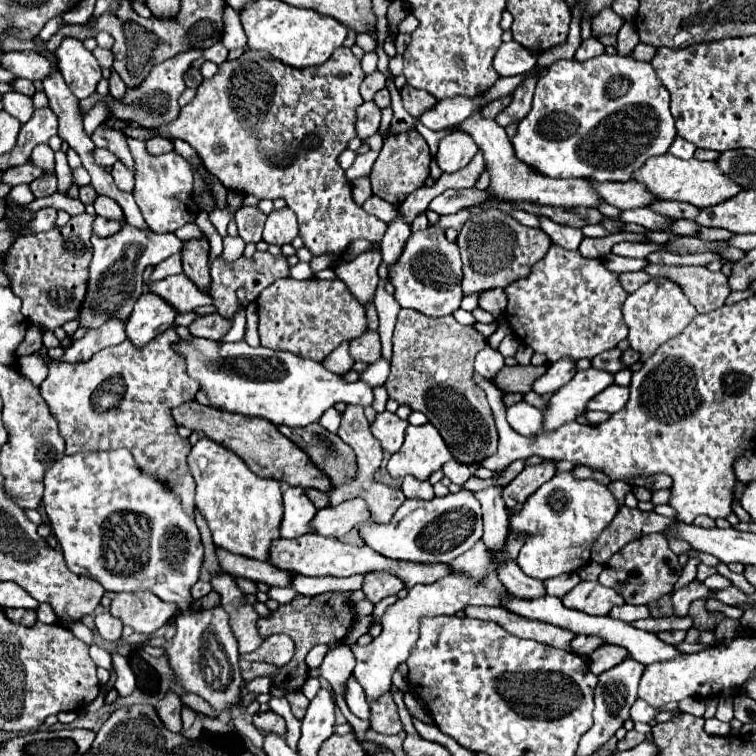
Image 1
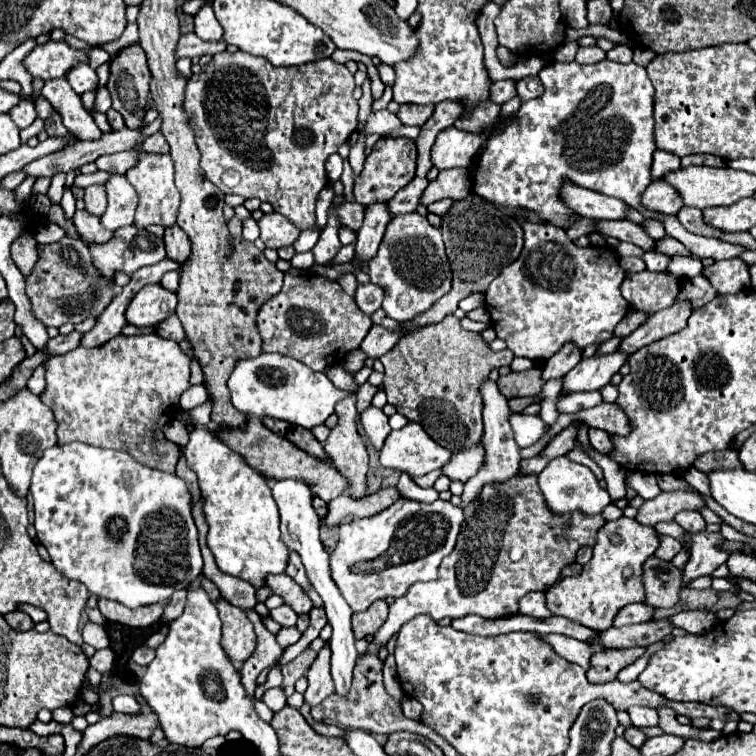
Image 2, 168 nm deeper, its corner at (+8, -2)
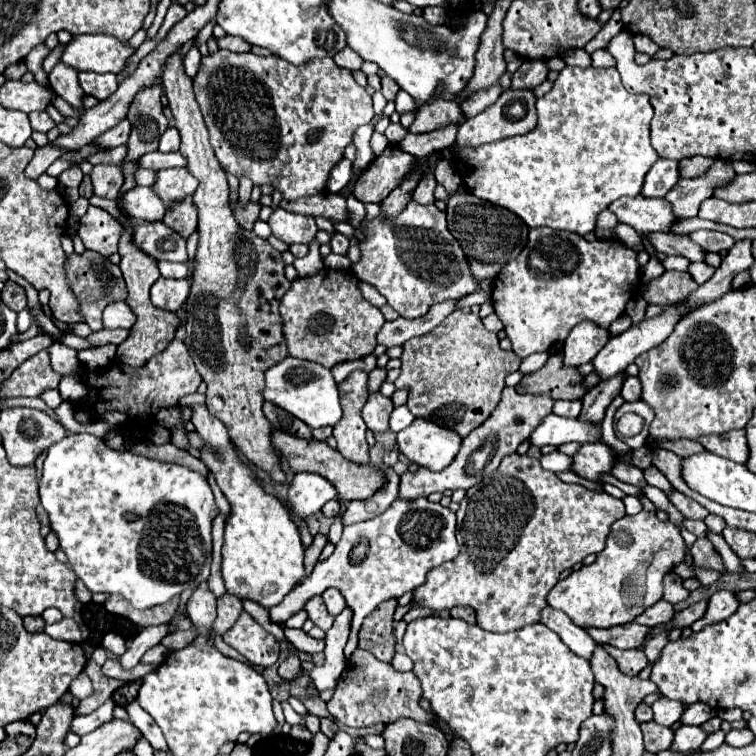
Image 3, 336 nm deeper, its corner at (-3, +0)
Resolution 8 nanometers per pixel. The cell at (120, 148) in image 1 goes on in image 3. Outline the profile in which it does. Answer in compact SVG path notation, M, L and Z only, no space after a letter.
M59 62L51 74L49 74L49 84L51 88L63 98L67 100L71 106L75 108L83 108L81 98L83 98L83 90L79 90L79 80L77 80L77 70Z

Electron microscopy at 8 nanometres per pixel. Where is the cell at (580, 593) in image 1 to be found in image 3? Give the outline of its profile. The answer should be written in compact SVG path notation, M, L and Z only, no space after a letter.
M645 494L638 498L643 510L635 516L619 518L611 526L605 550L597 554L597 560L557 582L547 594L547 604L563 610L579 628L611 628L633 622L645 608L661 600L663 576L685 560L687 544L681 538L679 528L673 522L661 522L654 504Z

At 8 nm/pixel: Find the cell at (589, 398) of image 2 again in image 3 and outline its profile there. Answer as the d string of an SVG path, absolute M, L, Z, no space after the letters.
M557 400L553 406L553 414L563 418L577 418L581 412L581 402L569 402L569 400Z

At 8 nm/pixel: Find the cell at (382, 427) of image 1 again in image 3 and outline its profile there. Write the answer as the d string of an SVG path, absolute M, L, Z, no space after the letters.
M373 392L367 398L367 404L363 406L363 420L373 432L385 432L387 430L387 418L393 410L391 398L385 398L381 392Z

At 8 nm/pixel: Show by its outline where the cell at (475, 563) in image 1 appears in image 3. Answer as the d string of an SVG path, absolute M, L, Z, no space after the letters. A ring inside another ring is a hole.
M511 454L507 458L503 458L503 462L499 464L499 468L493 472L493 474L487 474L483 476L483 480L475 486L471 486L465 494L465 498L459 502L459 510L457 510L457 542L463 542L461 544L461 552L457 554L457 558L453 558L451 562L445 562L437 568L433 568L429 574L427 574L427 580L423 586L419 586L415 590L415 598L413 598L413 606L429 606L431 610L435 612L441 612L441 610L451 610L453 606L471 606L477 614L477 624L479 628L483 630L489 630L489 632L511 632L511 630L519 630L527 624L535 624L541 620L541 610L547 606L547 594L549 590L559 582L559 574L567 568L573 568L575 564L579 564L587 554L597 554L603 550L605 546L605 538L611 530L611 524L619 518L625 516L625 504L623 500L619 498L613 498L605 492L597 492L597 490L589 490L581 484L565 484L561 482L555 474L543 470L539 466L539 460L537 458L531 458L531 456L521 456L521 454ZM469 548L475 548L475 560L471 558L471 552Z

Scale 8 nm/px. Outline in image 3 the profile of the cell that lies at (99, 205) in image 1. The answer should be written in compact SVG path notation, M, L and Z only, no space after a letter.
M97 164L97 166L93 166L91 180L93 180L93 192L97 196L115 200L117 194L119 194L119 188L123 186L121 166L115 166L115 164Z

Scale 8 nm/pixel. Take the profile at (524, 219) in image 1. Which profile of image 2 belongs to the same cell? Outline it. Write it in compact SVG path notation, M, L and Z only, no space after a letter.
M524 222L524 248L516 262L512 262L486 290L486 310L494 324L498 338L502 338L516 356L530 360L548 360L566 342L576 344L580 350L592 344L602 344L614 336L616 324L628 314L630 306L620 294L620 284L626 272L620 268L620 256L610 246L578 248L568 240L562 228L550 224Z

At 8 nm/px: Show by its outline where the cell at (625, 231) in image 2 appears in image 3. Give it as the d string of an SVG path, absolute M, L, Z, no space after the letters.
M653 234L649 238L649 242L653 244L653 248L657 252L679 254L679 256L687 258L689 262L703 262L705 260L705 254L707 254L689 236L681 236L681 234Z

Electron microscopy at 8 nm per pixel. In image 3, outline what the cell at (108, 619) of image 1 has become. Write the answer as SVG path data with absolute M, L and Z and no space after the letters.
M109 632L103 636L103 648L113 652L115 656L121 656L125 650L127 650L127 644L125 644L125 638L121 634L115 634L115 632Z

